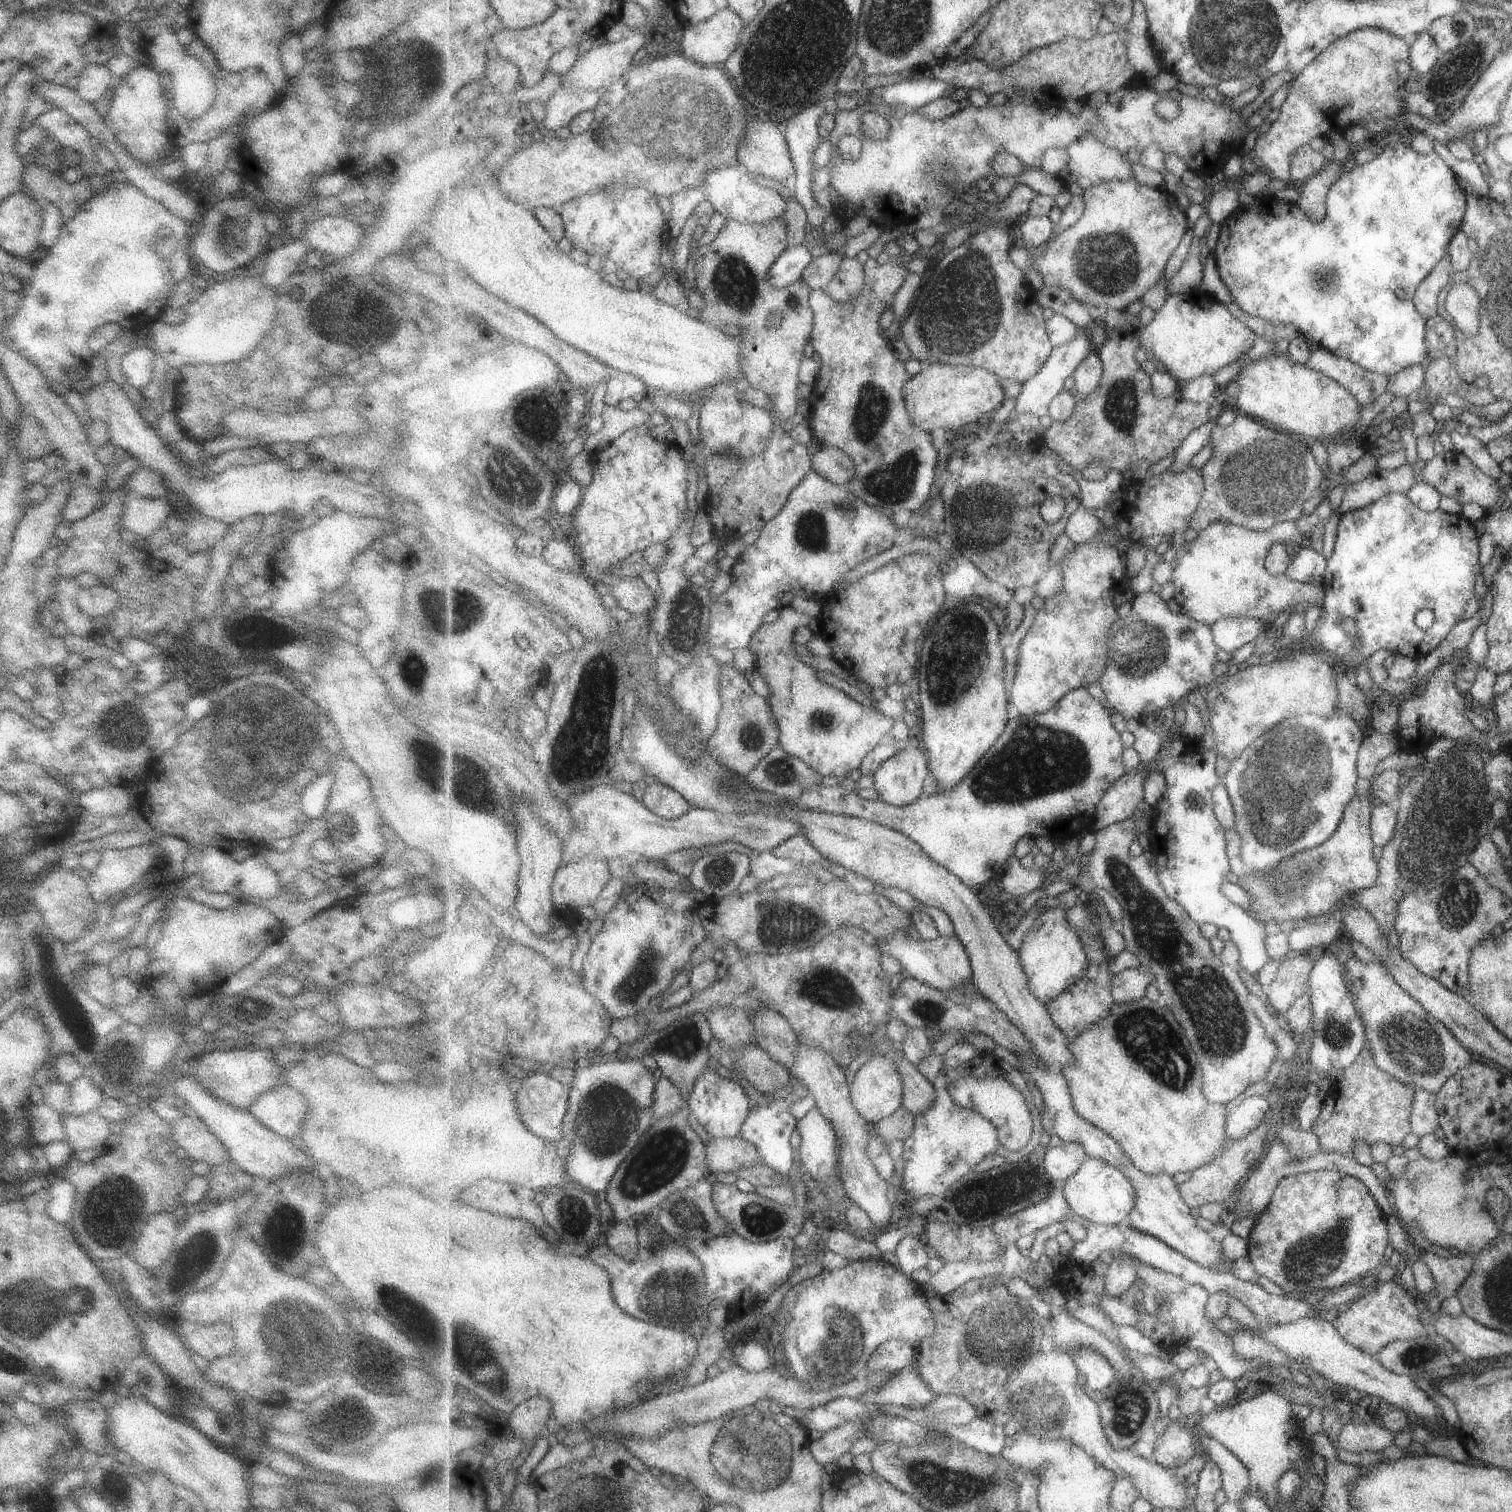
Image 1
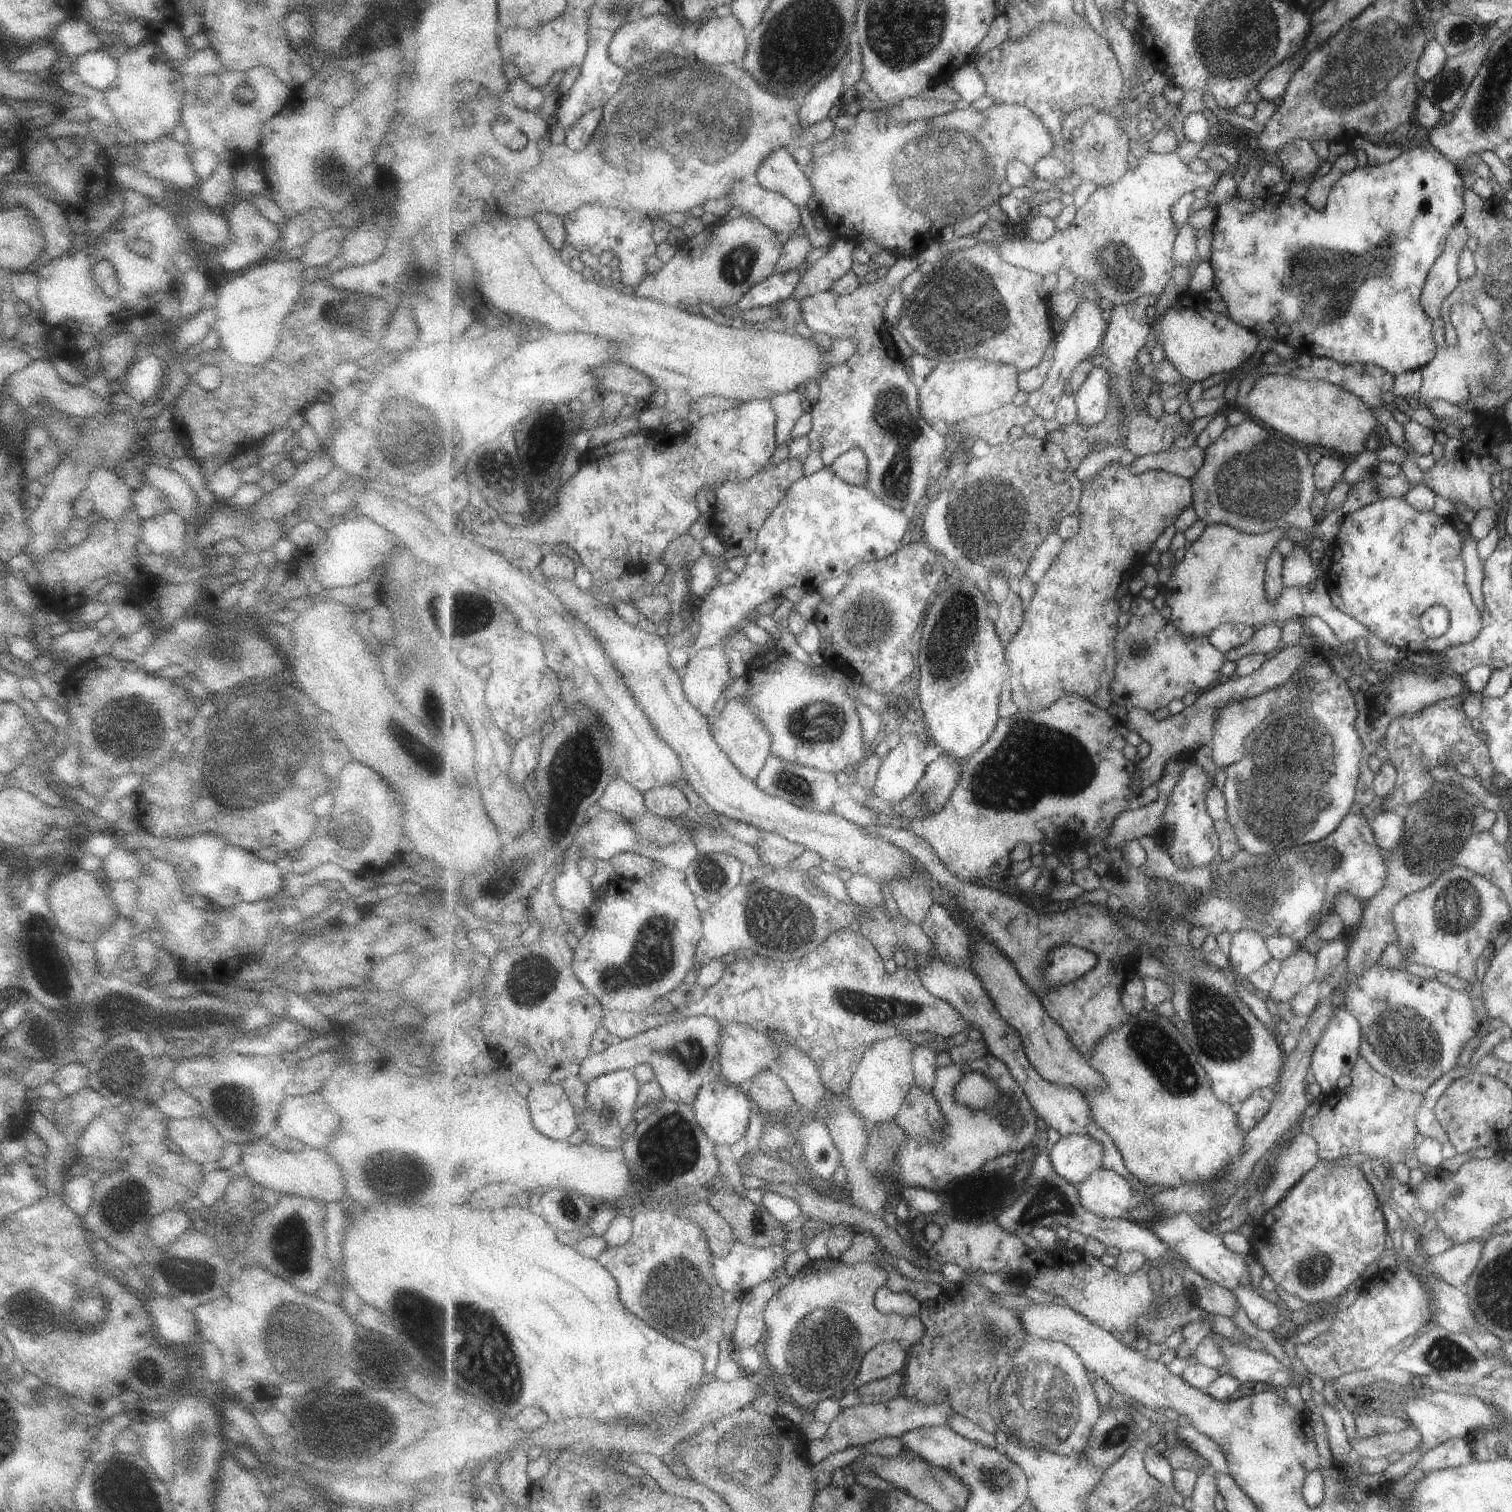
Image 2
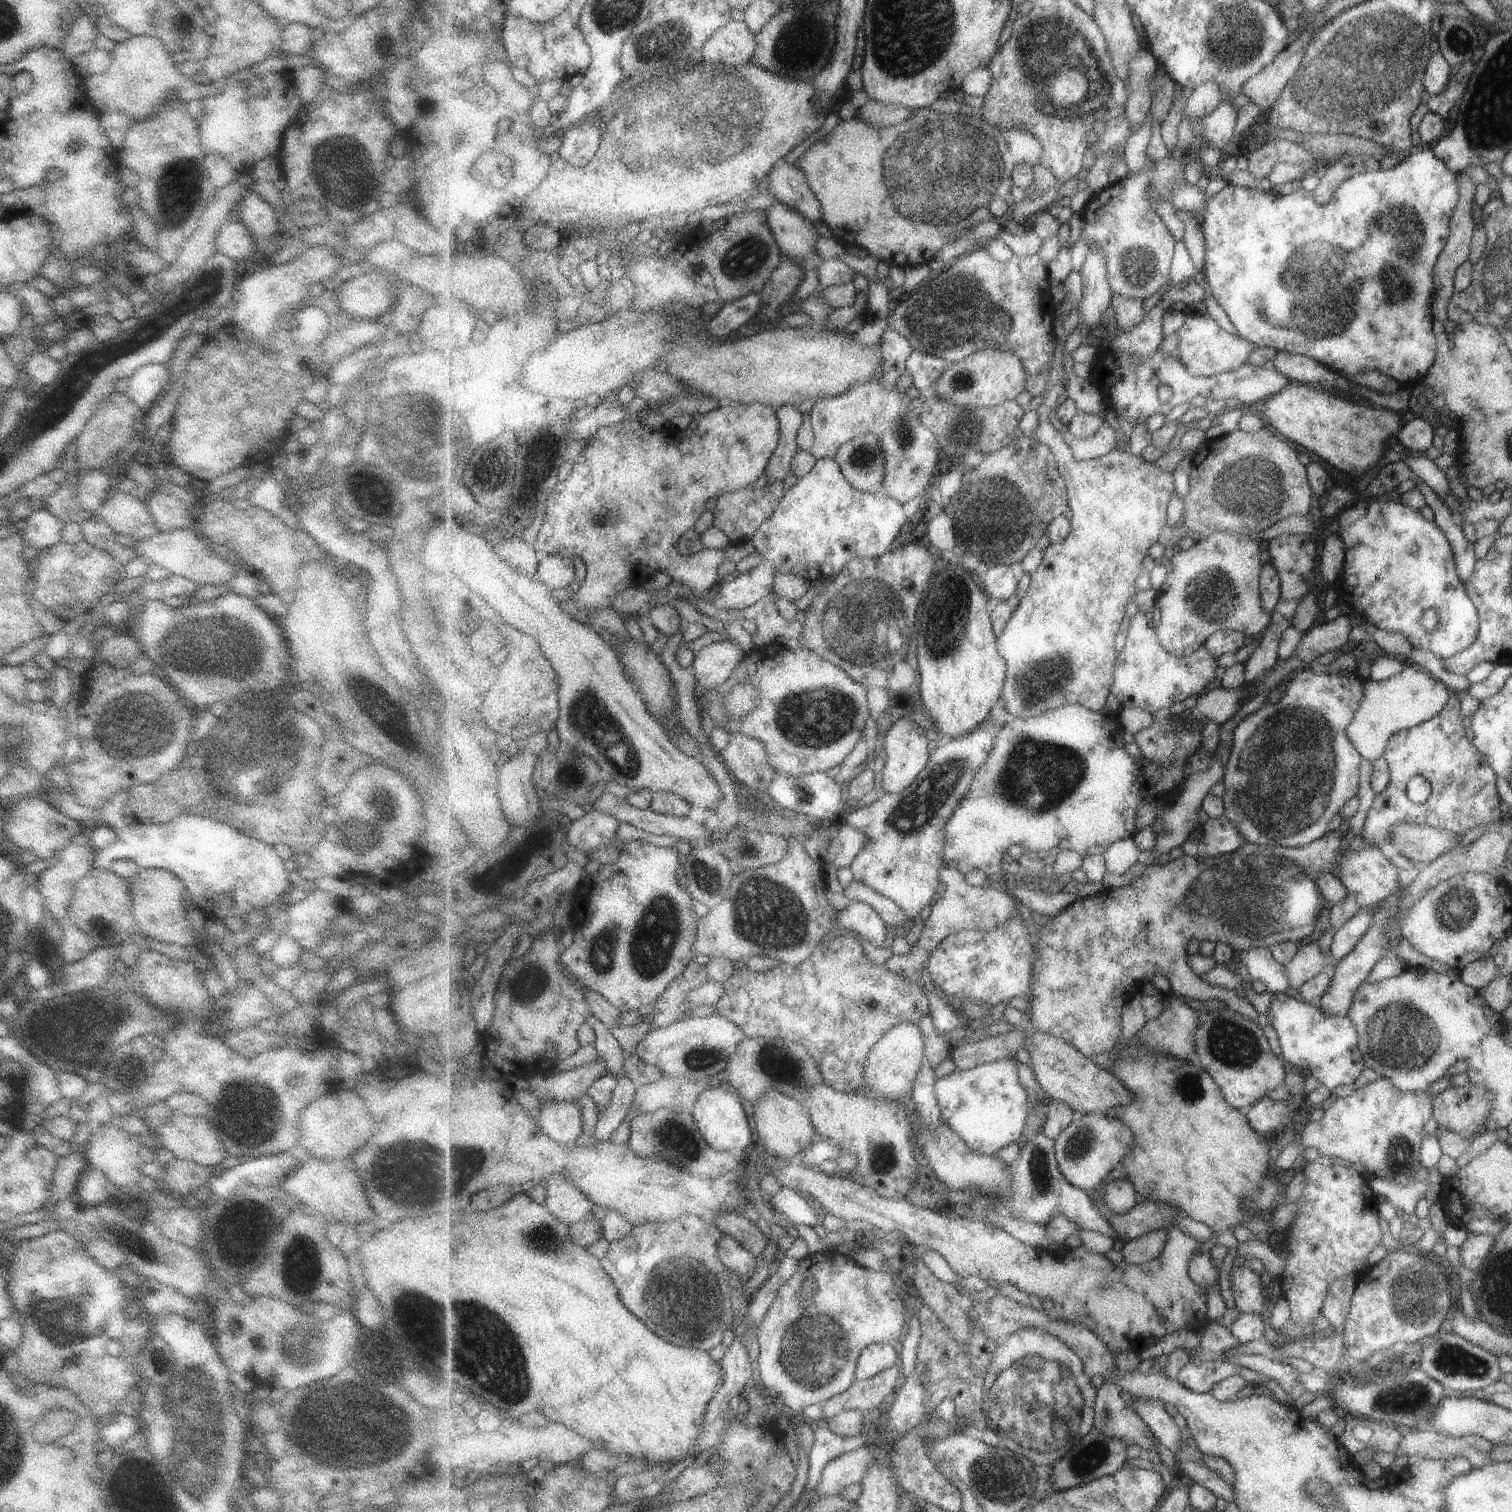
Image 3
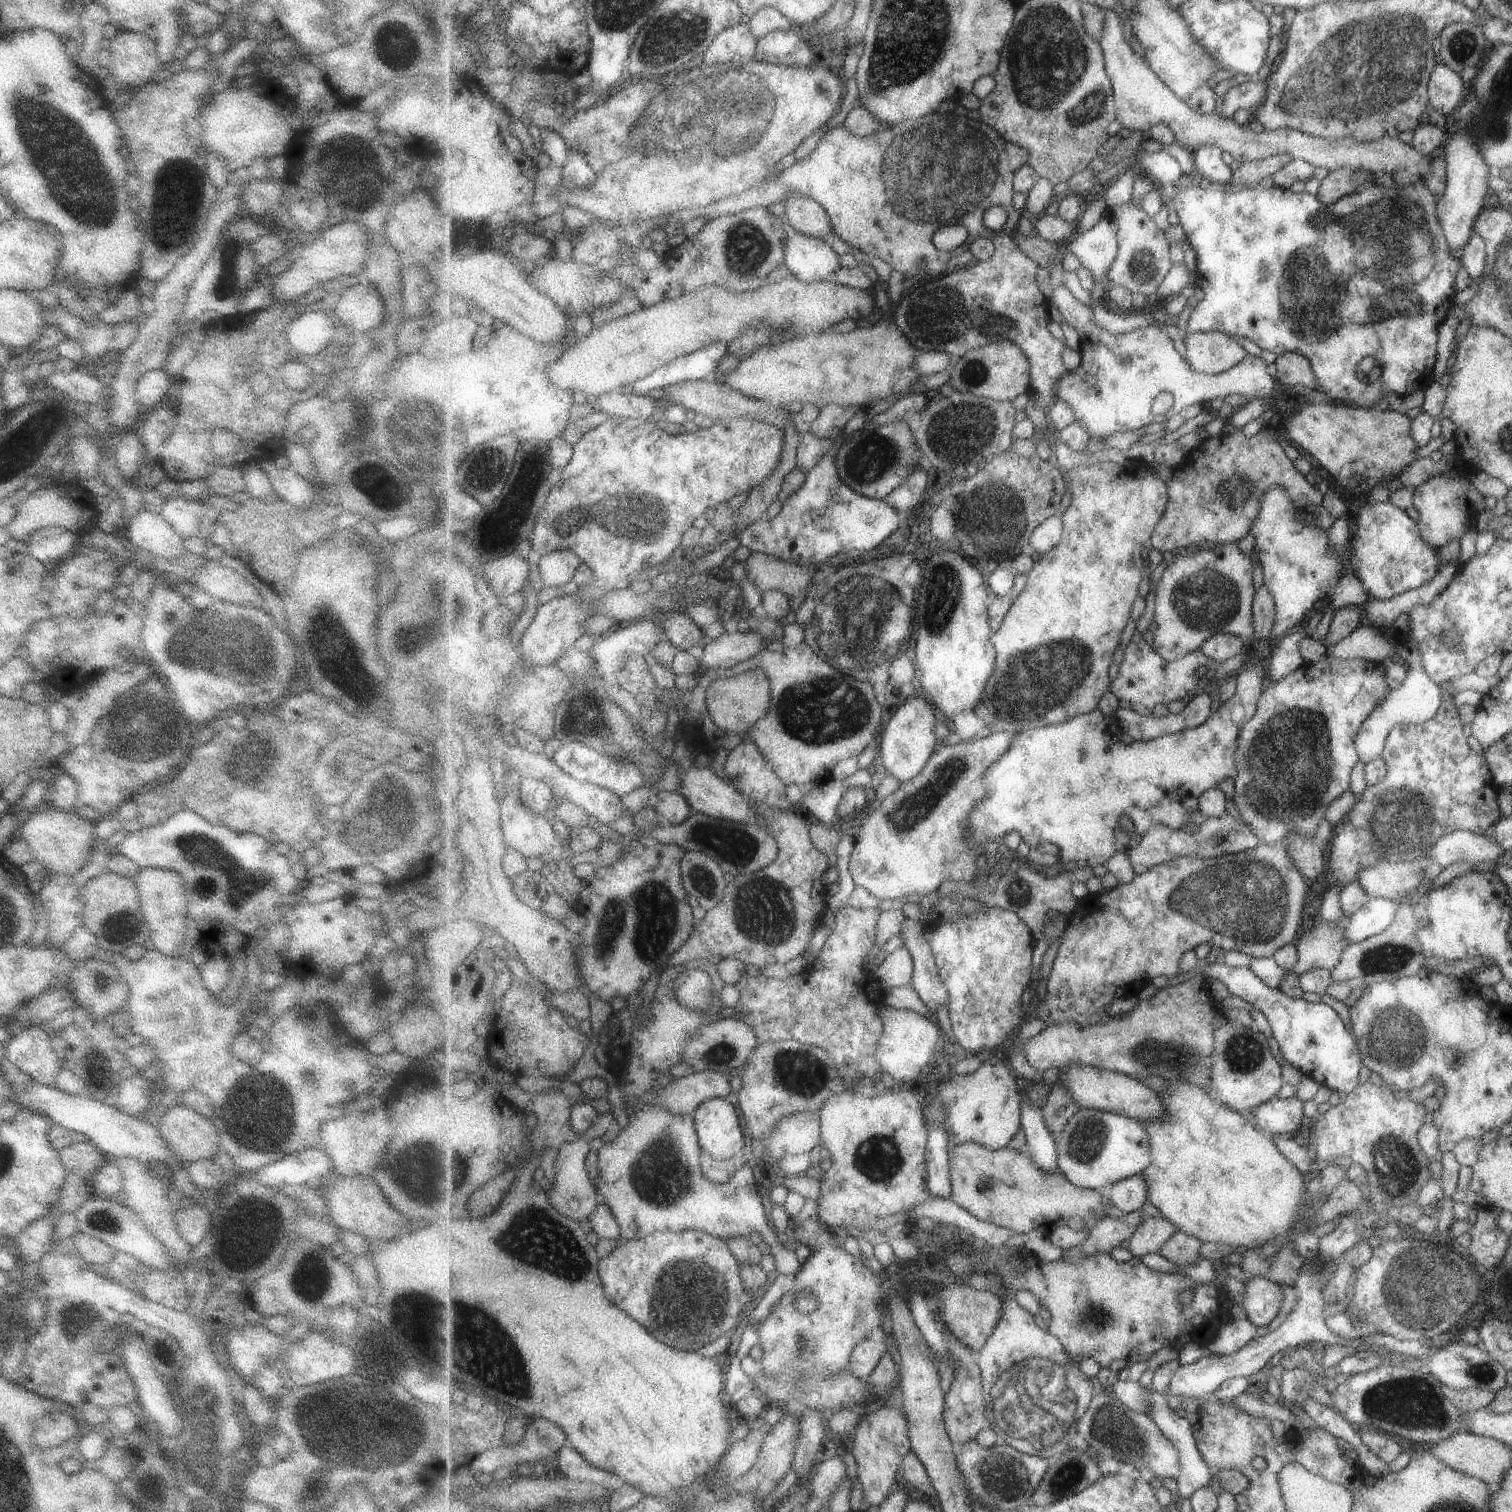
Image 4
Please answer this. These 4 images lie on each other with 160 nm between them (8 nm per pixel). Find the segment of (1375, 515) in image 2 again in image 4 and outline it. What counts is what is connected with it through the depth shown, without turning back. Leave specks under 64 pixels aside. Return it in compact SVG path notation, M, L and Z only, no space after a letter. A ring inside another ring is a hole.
M1365 500L1361 507L1357 508L1357 516L1351 517L1350 536L1348 538L1348 549L1351 560L1351 574L1357 576L1365 592L1370 599L1385 600L1395 594L1401 594L1412 588L1422 585L1425 580L1435 575L1435 555L1419 538L1415 522L1389 501L1368 503Z

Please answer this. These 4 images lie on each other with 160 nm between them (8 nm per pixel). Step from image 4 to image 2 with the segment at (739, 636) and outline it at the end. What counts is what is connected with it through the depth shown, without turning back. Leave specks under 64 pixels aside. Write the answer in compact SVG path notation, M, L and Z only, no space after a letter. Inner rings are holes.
M721 645L700 650L681 673L684 682L684 691L688 699L700 709L705 715L714 714L722 704L722 692L727 688L727 684L732 682L731 672L729 672L729 656L725 654Z

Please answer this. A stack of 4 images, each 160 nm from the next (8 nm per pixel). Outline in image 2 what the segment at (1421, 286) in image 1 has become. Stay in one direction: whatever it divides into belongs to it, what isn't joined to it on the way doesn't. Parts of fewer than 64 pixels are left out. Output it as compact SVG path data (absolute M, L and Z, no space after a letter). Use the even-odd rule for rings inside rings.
M1457 221L1447 233L1442 253L1429 267L1418 301L1431 320L1440 316L1441 302L1459 284L1458 258L1468 238L1466 228Z

